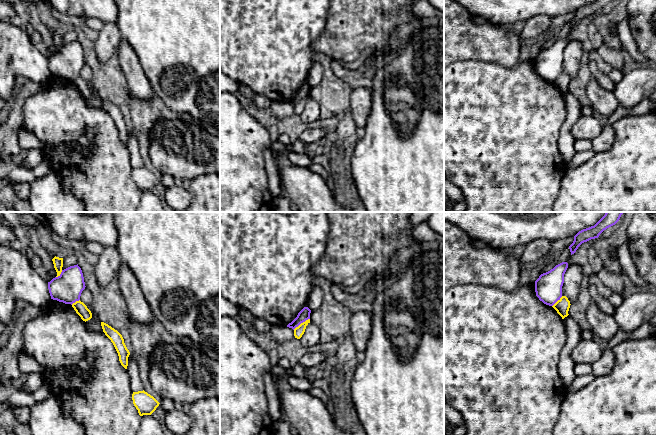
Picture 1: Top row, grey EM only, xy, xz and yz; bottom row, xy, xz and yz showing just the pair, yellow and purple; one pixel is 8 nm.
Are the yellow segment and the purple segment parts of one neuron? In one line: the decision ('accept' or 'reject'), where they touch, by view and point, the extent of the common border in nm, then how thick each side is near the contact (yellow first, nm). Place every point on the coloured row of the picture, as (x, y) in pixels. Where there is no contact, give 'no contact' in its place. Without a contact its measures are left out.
reject; contact xz (301, 323); length 160 nm; calibres 80 and 90 nm

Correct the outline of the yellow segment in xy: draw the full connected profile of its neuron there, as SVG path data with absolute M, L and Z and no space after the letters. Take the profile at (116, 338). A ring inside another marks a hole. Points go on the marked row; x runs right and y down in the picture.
M101 322L101 326L102 326L102 329L103 329L103 332L105 333L105 335L113 343L113 345L118 353L119 361L120 361L121 365L125 369L127 369L128 357L130 355L130 352L124 343L124 339L123 339L122 335L117 330L115 330L114 328L112 328L111 326L109 326L108 324L106 324L104 322Z

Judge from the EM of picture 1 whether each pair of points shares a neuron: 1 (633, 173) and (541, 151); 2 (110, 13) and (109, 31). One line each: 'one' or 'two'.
1: two
2: two

